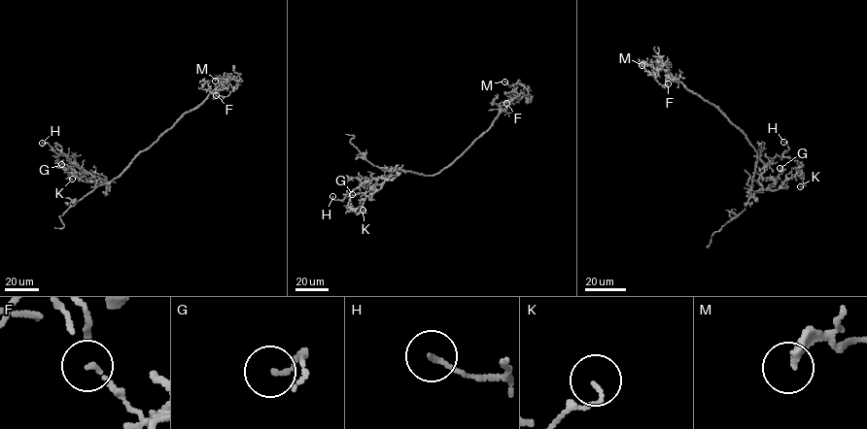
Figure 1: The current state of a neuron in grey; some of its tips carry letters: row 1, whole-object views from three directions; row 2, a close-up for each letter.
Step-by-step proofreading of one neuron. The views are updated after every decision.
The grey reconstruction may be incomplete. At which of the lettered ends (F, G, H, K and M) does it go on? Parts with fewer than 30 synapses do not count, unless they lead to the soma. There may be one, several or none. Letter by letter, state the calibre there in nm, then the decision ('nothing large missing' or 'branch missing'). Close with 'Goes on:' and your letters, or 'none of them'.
F: 80 nm | nothing large missing
G: 130 nm | nothing large missing
H: 130 nm | nothing large missing
K: 80 nm | nothing large missing
M: 320 nm | nothing large missing
Goes on: none of them

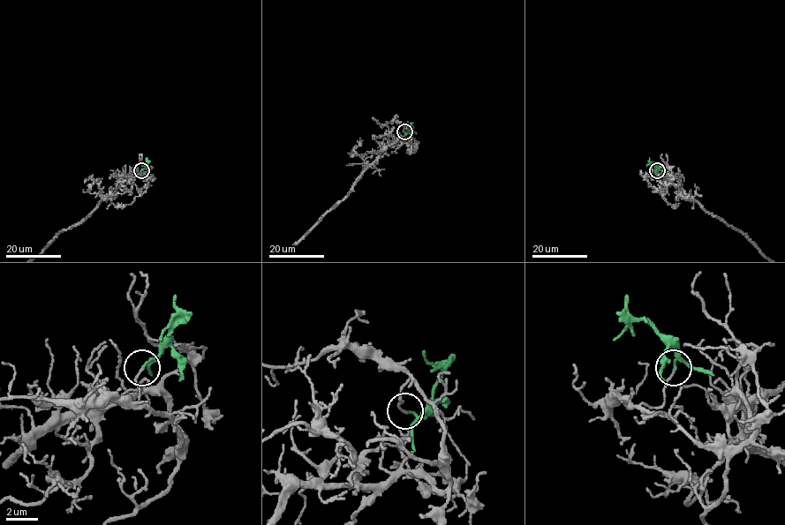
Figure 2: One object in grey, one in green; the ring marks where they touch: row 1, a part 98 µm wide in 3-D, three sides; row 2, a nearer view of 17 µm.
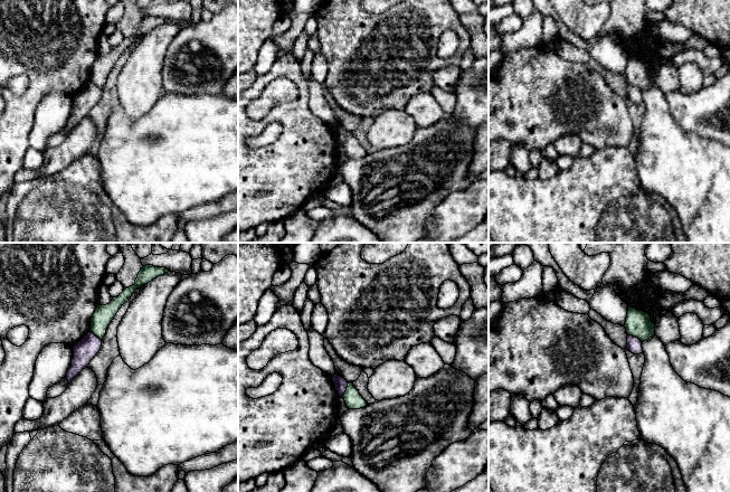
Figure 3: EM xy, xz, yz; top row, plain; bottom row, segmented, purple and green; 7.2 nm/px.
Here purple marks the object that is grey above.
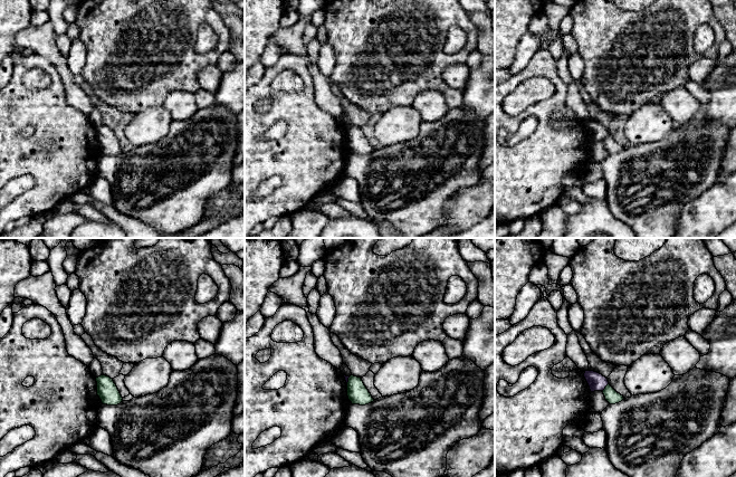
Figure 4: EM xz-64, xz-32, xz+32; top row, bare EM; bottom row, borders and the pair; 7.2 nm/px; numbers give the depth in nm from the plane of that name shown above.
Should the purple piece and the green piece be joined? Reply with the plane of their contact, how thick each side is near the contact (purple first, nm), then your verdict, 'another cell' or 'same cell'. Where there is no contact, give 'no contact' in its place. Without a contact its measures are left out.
meets purple in xz; 90 nm thick on the purple side, 130 nm on the other; another cell

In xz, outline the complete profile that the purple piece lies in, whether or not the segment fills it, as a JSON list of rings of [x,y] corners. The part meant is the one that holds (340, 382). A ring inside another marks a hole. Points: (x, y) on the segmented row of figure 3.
[[[334,375],[332,377],[332,381],[335,386],[335,390],[338,391],[339,396],[343,396],[349,382],[343,377],[338,375]]]

